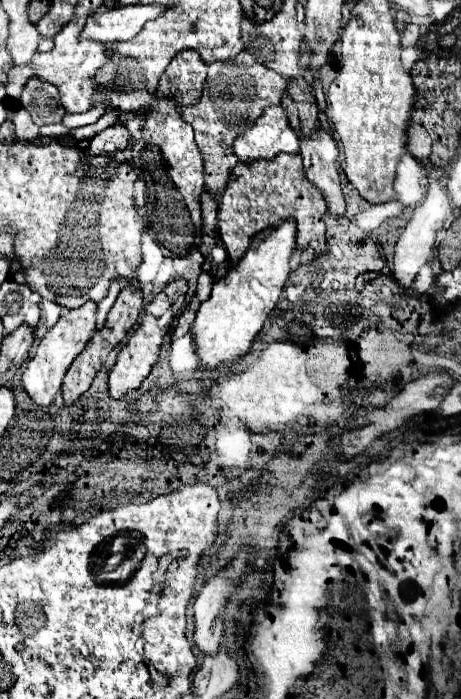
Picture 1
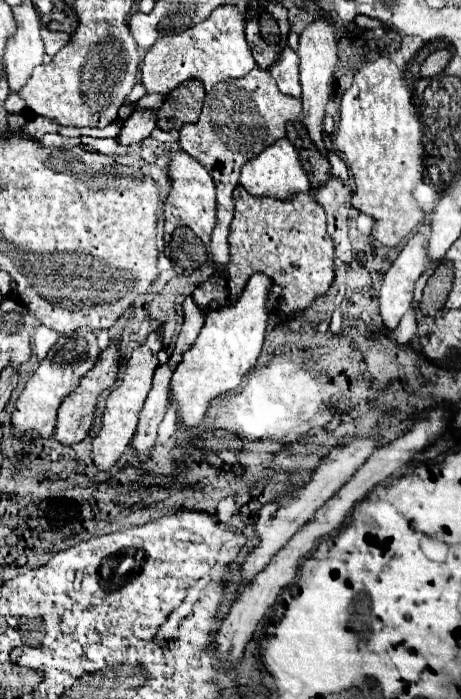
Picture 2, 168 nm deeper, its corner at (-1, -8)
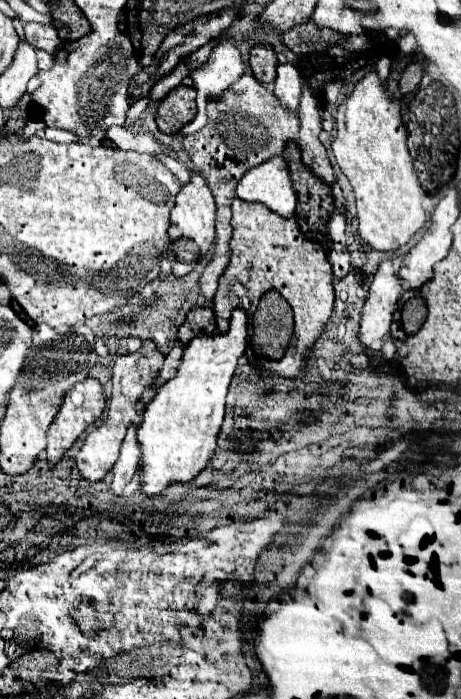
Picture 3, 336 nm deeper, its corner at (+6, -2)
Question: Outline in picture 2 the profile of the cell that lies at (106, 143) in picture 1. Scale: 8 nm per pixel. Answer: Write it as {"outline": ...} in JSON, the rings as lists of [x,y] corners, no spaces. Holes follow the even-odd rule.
{"outline":[[[134,110],[132,116],[126,120],[122,134],[118,136],[118,142],[124,146],[142,142],[156,128],[156,120],[158,120],[158,114],[154,110]]]}

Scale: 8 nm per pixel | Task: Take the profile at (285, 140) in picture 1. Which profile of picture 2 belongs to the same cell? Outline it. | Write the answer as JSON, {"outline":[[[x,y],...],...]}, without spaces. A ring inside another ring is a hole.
{"outline":[[[282,138],[274,146],[266,148],[260,156],[250,160],[240,174],[240,184],[252,194],[252,196],[270,196],[276,200],[290,200],[298,192],[308,192],[308,176],[304,174],[304,168],[300,164],[298,150],[290,144],[290,140]]]}

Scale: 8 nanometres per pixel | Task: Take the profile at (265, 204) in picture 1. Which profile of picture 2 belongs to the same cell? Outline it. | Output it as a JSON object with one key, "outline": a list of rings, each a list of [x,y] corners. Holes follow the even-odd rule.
{"outline":[[[242,186],[234,190],[234,202],[236,202],[236,212],[234,220],[230,224],[230,264],[226,270],[228,276],[228,304],[234,304],[248,278],[252,274],[266,274],[274,286],[280,288],[280,294],[286,298],[290,310],[306,310],[314,304],[318,296],[324,296],[328,288],[334,282],[334,242],[326,232],[326,214],[316,204],[316,200],[310,196],[310,192],[296,194],[292,200],[280,202],[274,198],[254,198],[250,196]]]}

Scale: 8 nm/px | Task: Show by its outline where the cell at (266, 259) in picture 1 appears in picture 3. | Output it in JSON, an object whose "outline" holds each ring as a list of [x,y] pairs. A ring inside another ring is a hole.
{"outline":[[[235,308],[227,332],[199,332],[187,346],[177,368],[177,374],[167,380],[143,412],[143,422],[137,430],[141,444],[141,474],[145,494],[159,494],[169,482],[193,480],[213,456],[217,432],[225,414],[225,396],[237,360],[249,344],[249,316]]]}

